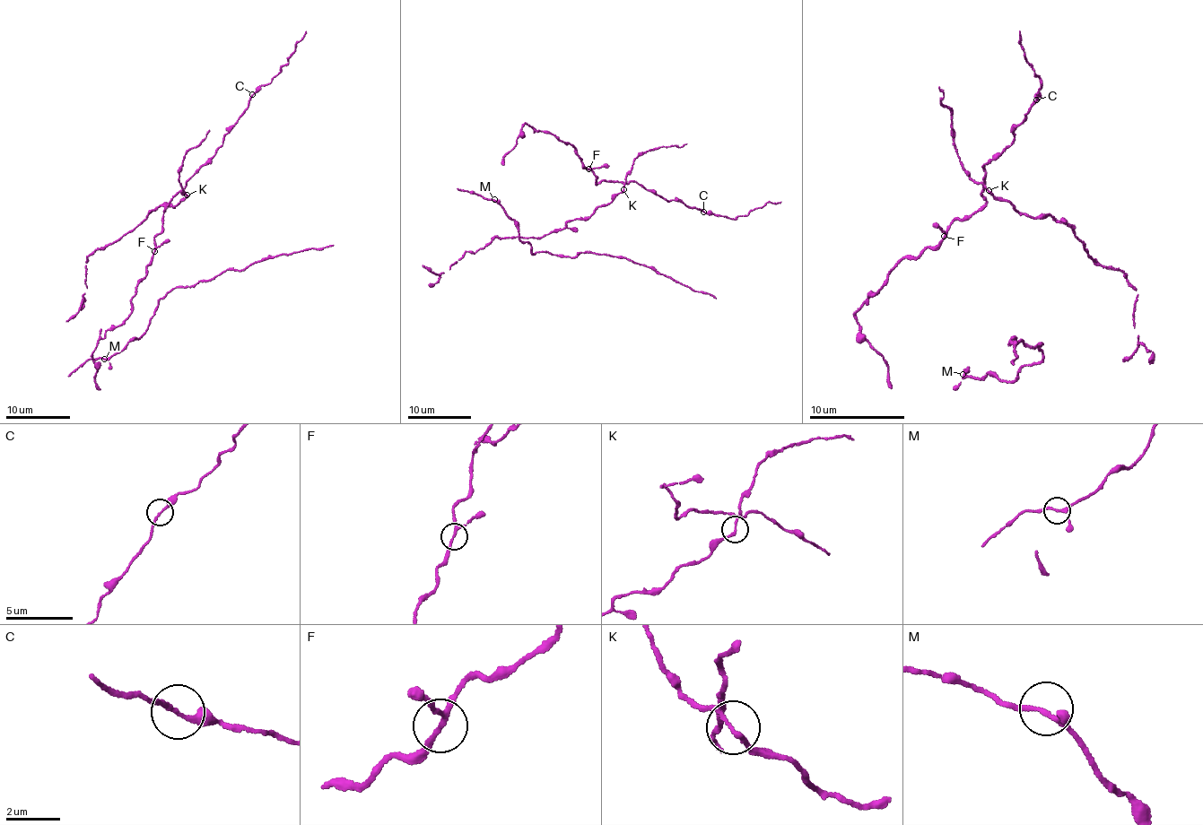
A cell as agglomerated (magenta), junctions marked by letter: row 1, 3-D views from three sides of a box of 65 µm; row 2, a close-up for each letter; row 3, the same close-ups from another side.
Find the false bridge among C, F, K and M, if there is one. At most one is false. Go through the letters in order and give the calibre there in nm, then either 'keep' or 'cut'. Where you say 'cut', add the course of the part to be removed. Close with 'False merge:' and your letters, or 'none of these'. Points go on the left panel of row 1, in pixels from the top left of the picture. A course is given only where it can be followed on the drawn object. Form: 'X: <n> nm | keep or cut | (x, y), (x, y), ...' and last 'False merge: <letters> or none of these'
C: 170 nm | keep
F: 150 nm | keep
K: 130 nm | keep
M: 160 nm | keep
False merge: none of these

